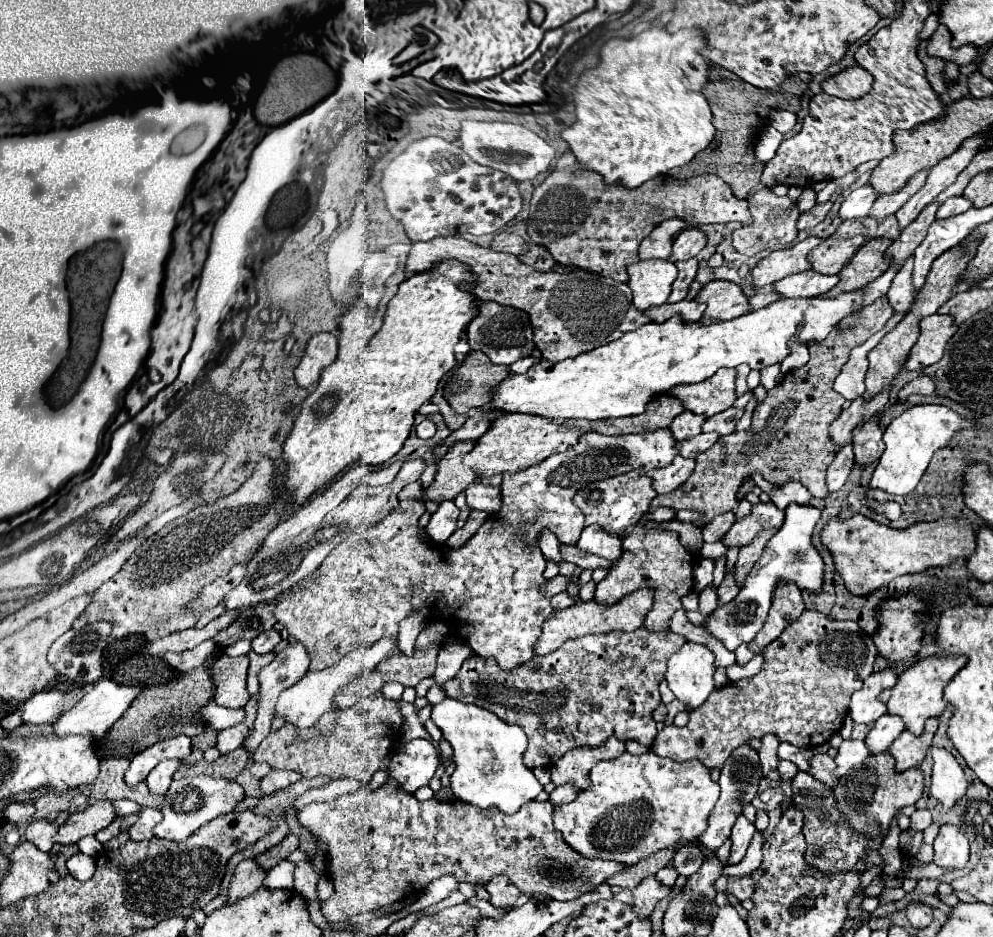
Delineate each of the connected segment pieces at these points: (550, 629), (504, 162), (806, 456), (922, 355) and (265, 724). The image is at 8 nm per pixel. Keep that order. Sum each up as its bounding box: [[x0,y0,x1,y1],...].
[[533,589,653,655],[459,121,555,181],[653,295,893,523],[905,315,957,371],[243,643,309,755]]

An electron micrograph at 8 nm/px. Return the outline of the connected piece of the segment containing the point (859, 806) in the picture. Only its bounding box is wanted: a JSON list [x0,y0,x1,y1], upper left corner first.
[833,755,923,839]

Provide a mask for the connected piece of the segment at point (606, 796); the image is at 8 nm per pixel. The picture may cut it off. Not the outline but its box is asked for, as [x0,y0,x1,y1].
[553,751,719,865]

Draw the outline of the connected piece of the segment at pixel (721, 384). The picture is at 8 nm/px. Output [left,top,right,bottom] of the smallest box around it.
[667,369,735,417]

